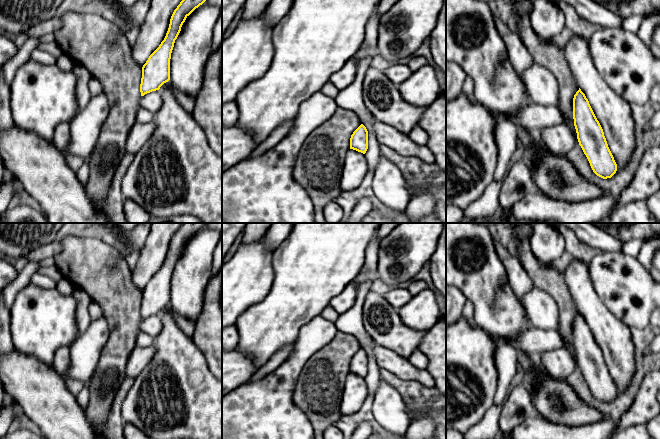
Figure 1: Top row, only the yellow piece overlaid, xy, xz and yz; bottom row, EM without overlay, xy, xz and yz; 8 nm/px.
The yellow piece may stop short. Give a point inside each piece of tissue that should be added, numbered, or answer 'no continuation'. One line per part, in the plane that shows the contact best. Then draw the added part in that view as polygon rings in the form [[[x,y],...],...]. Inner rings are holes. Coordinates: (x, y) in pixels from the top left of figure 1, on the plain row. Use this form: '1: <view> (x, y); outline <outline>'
1: yz (614, 338); outline [[[574,258],[574,261],[563,272],[563,275],[579,312],[588,323],[603,353],[604,360],[617,388],[617,392],[621,394],[630,385],[635,372],[634,344],[630,328],[618,319],[598,296],[589,274],[589,265],[587,262]]]

